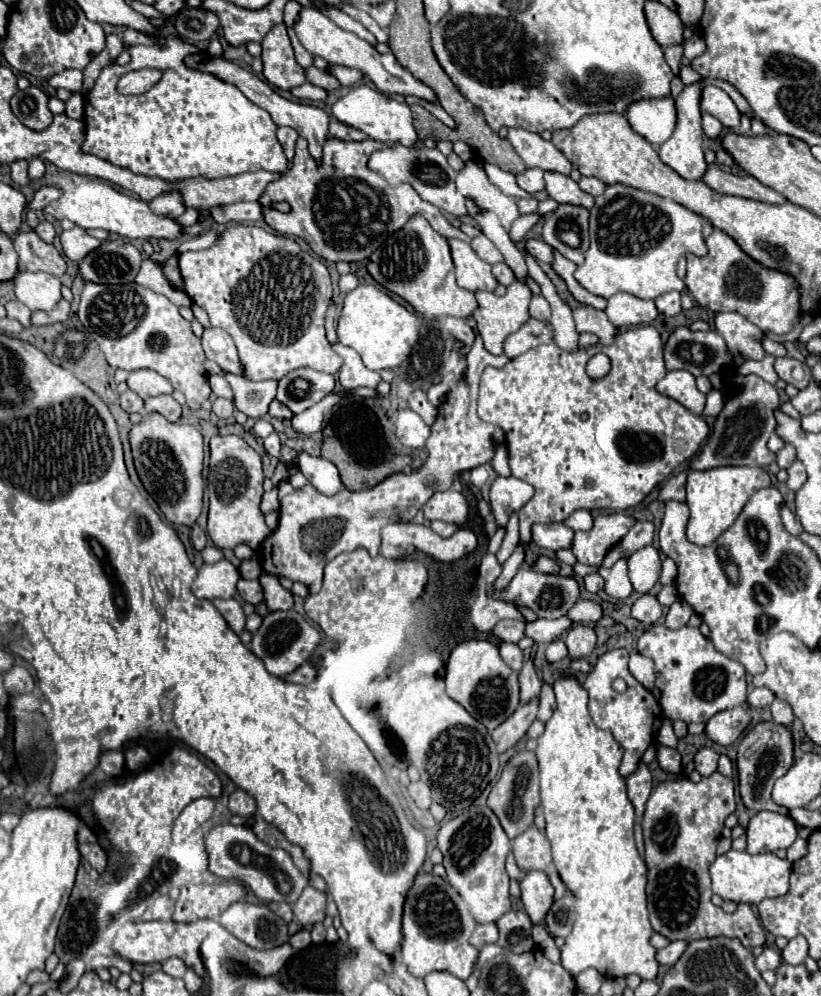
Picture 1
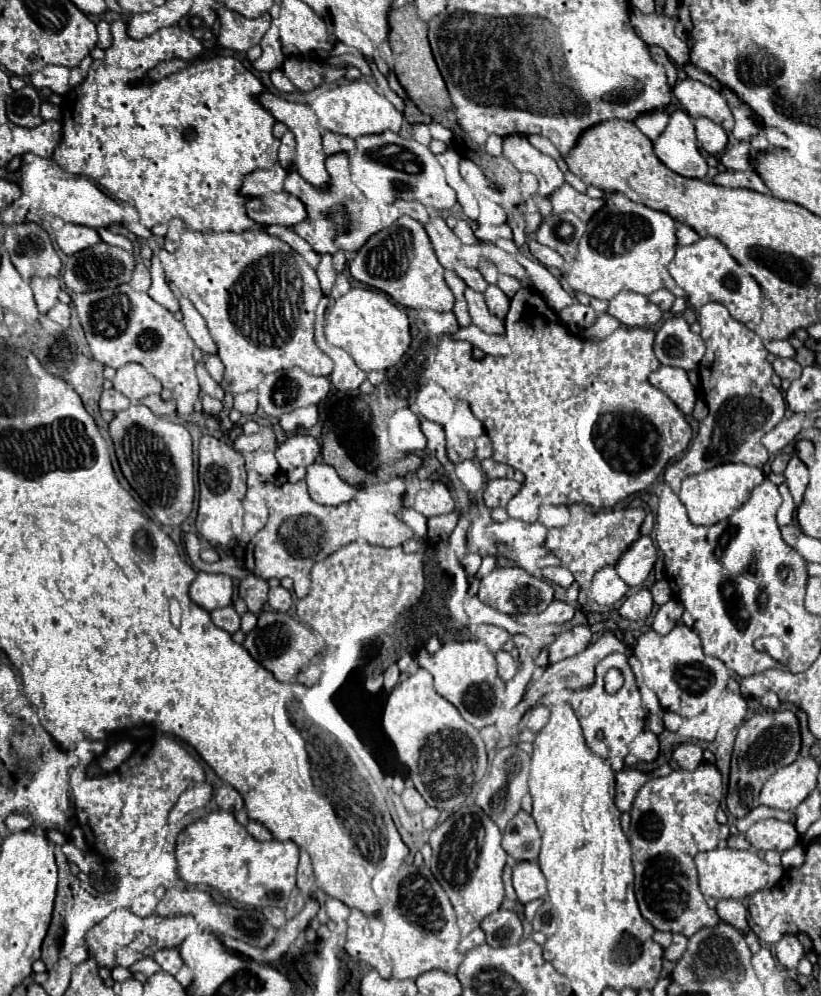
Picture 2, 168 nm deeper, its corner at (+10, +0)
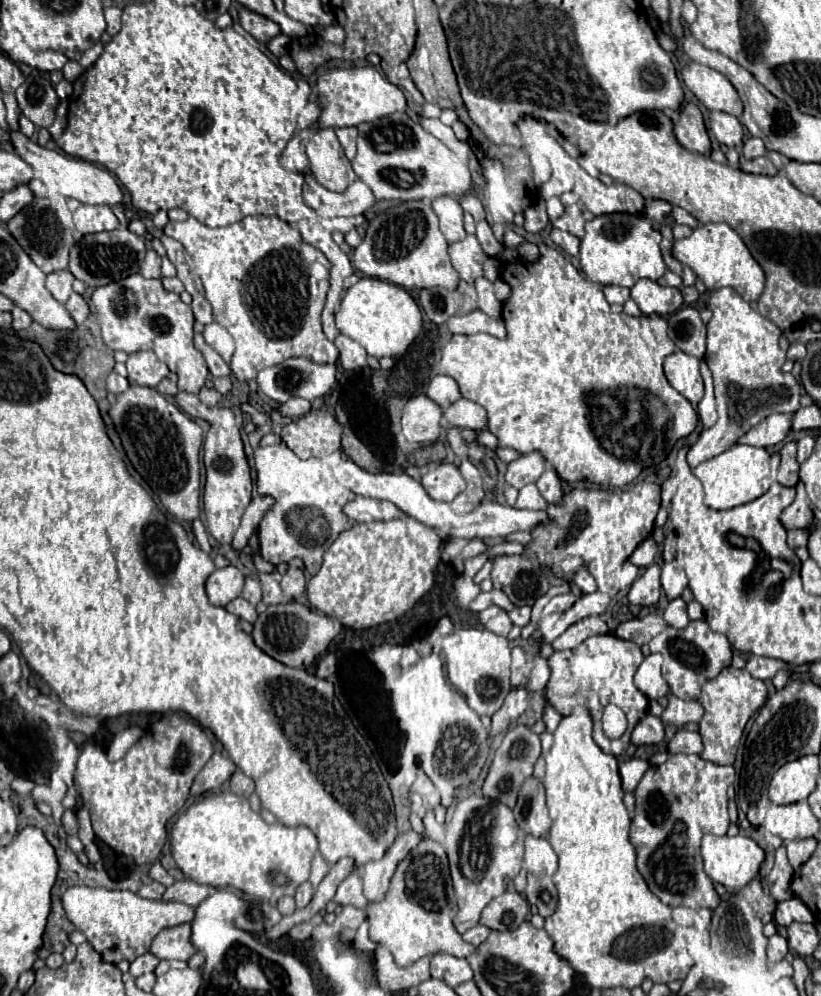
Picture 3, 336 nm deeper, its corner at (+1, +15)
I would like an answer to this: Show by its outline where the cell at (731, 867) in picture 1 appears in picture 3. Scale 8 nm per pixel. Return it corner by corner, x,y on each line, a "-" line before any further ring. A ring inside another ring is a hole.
705,834
701,840
701,854
705,862
705,872
707,876
717,884
723,884
729,892
737,892
739,888
745,888
761,870
761,864
765,862
765,852
763,848
747,838
747,836
713,836

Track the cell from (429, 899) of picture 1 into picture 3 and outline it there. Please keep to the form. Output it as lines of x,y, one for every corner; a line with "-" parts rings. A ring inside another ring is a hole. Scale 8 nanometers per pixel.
423,840
415,850
411,850
411,854
413,856
407,856
407,860
399,864
385,900
375,902
367,908
371,938
375,942
385,944
399,966
411,966
419,958
435,956
439,952
453,954
457,958
467,958
475,951
475,946
467,944
453,926
453,918
459,908
451,876
447,872
449,868
445,850
429,840

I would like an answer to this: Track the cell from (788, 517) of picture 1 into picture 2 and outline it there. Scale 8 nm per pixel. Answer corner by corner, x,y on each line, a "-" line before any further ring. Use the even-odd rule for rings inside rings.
790,523
790,525
782,527
782,537
784,537
784,541
786,541
790,547
794,547
794,543
796,543
796,539
798,539
800,533
802,533
802,531
800,531
800,527
798,527
796,523

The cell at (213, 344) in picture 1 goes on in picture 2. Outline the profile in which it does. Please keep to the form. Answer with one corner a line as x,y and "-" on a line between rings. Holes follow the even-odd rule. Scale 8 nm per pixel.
186,297
180,299
180,307
182,307
182,313
184,313
182,321
186,325
188,335
196,343
196,347
200,347
204,351
204,355
214,355
216,353
216,343
214,343
214,339
208,333
204,317
194,309
194,305

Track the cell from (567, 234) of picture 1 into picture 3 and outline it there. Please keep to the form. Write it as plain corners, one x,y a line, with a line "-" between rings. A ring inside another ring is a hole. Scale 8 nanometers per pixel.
577,202
577,204
567,206
567,208
565,208
565,214
563,214
561,218
557,218
557,220
553,222
553,226
559,228
559,230
569,232
569,234
573,234
573,236
577,236
577,238
581,240
583,234
585,234
585,232
583,232
583,226
585,226
585,222
587,222
589,218
593,218
593,214
585,208
585,204

